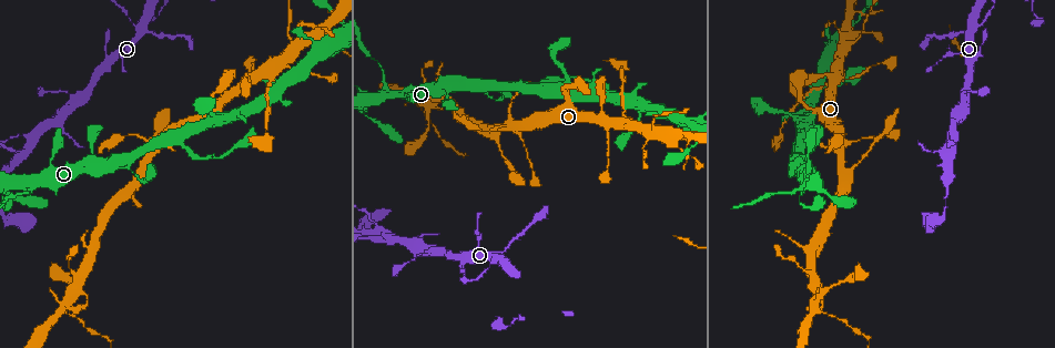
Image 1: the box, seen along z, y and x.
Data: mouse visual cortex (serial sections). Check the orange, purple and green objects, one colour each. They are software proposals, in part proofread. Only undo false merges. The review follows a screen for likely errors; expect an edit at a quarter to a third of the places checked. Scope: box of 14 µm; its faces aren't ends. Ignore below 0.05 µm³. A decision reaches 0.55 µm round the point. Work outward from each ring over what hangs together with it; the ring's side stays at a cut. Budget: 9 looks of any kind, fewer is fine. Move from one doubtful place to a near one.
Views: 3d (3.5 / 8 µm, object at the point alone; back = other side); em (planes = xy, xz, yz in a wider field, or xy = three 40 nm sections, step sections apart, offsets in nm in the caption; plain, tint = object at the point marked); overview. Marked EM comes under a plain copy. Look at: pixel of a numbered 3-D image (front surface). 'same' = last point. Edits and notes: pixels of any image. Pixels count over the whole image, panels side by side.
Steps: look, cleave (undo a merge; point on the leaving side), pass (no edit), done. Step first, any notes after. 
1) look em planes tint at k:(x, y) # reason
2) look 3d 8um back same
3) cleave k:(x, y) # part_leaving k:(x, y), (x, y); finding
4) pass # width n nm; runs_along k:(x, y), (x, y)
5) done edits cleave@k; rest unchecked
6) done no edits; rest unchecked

look 3d 3.5um at 1:(842, 146) # sharp bend

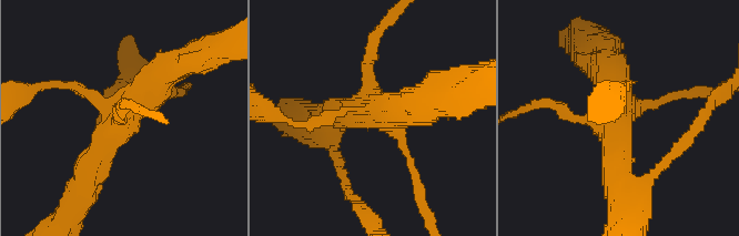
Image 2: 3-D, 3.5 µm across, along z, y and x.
look em planes tint at 2:(376, 108) # need the tissue

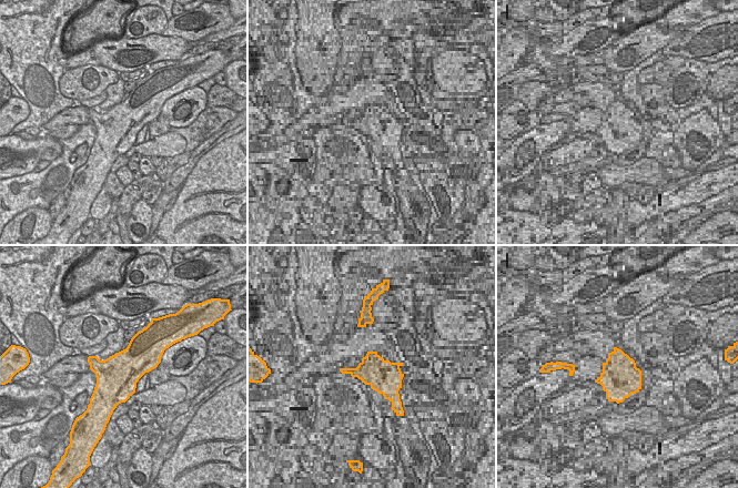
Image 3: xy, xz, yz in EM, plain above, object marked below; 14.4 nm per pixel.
pass # width 600 nm; runs_along 2:(179, 63), (108, 134), (87, 178); all the same cell

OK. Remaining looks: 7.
look 3d 3.5um back at 1:(69, 316) # abrupt turn

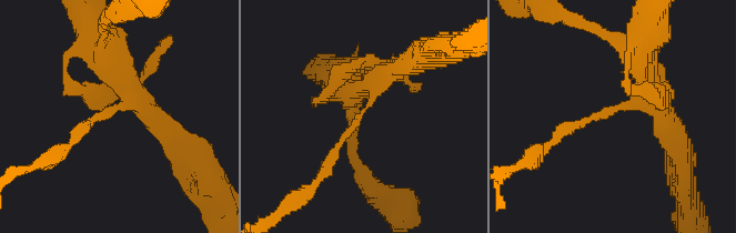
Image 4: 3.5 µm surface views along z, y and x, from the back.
look em xy step 1 tint at 4:(614, 110) # shape alone is not enough

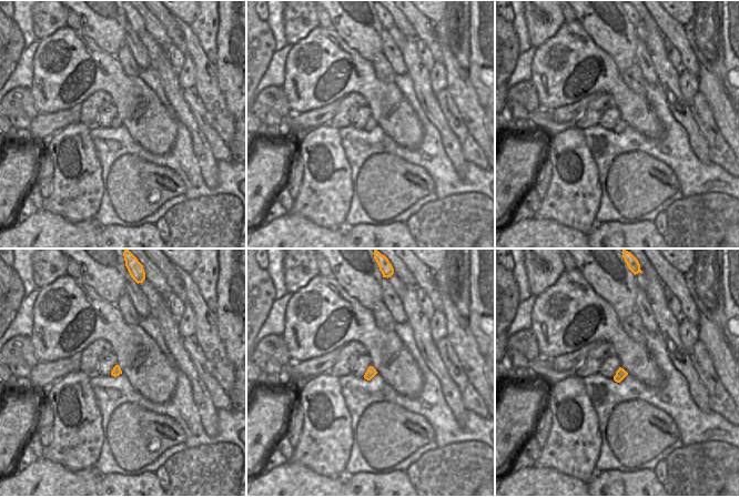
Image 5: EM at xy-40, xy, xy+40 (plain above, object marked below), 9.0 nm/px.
pass # arm_widths 150, 350 nm; all the same cell

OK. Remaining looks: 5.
look 3d 8um at 1:(269, 84) # calibre changes

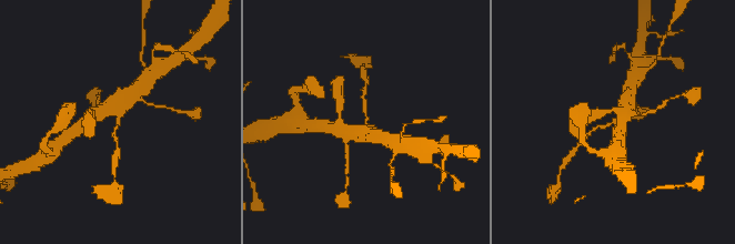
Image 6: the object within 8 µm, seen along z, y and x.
look em xy step 2 tint at 6:(117, 121)

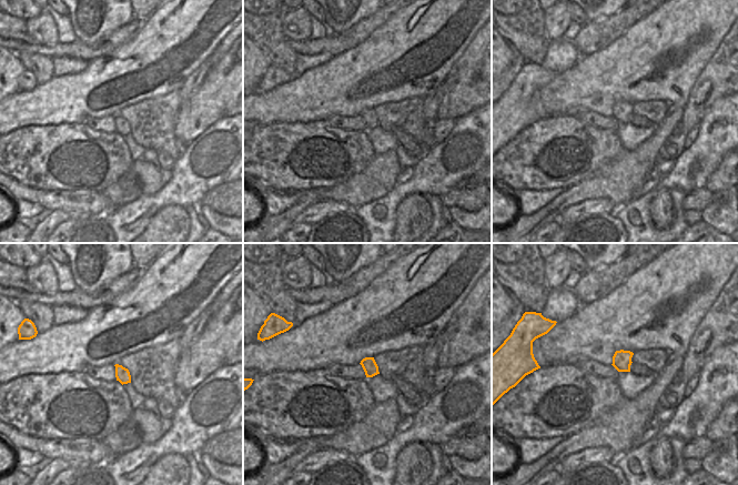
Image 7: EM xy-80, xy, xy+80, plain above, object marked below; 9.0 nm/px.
pass # runs_along 6:(344, 131), (365, 125), (364, 97); one cell here

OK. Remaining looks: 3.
look 3d 3.5um at 1:(313, 35) # four or more arms meet

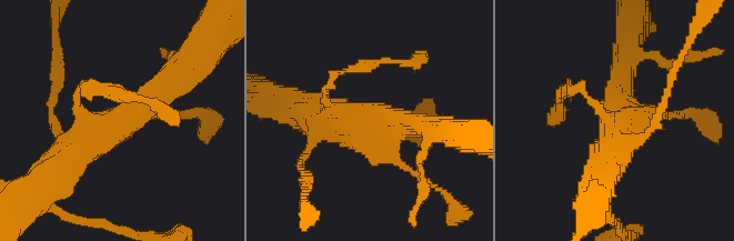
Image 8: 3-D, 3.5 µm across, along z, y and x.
look em xy step 3 tint at 8:(111, 128)

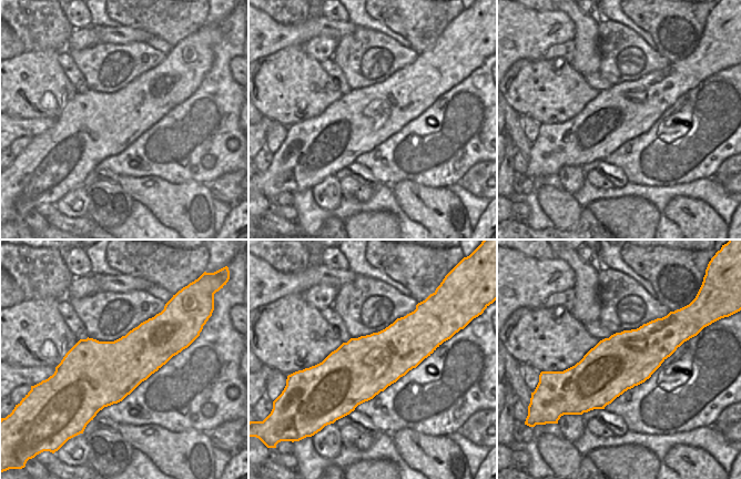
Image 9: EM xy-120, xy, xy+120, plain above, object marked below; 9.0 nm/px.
pass # runs_along 8:(39, 184), (70, 153), (159, 96); continuous, no second cell

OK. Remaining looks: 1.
done no edits; rest unchecked

